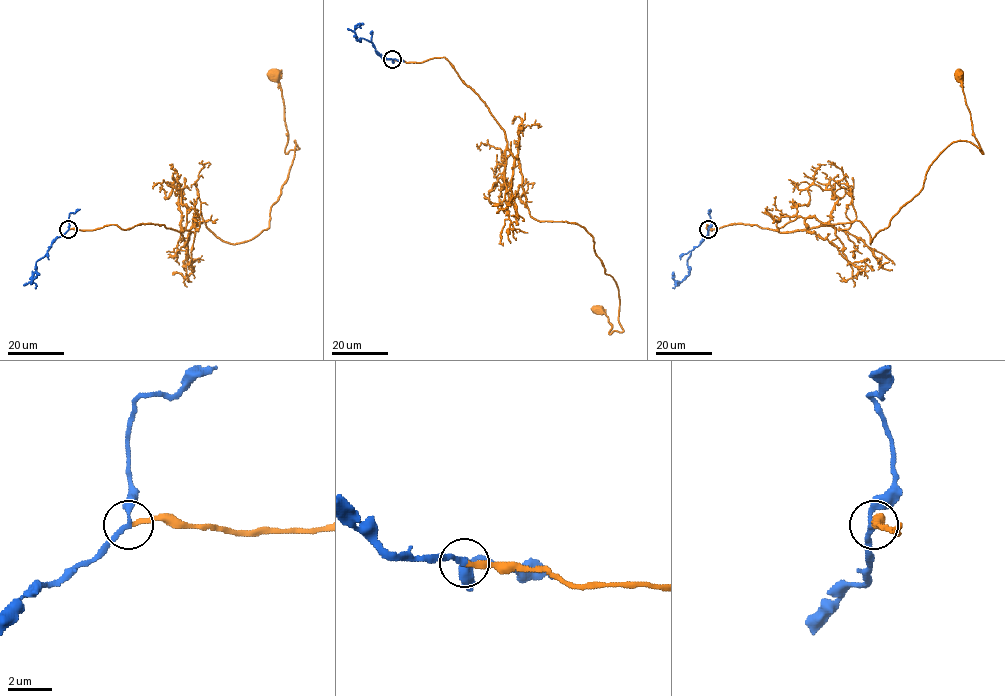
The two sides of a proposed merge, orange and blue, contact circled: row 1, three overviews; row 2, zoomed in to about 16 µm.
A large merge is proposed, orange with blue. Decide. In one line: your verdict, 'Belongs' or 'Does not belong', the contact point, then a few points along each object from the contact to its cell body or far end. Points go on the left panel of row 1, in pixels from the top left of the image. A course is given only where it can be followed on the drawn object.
Belongs. Place: (68, 229). Course of orange: (69, 229), (179, 232), (195, 217), (232, 244), (266, 230), (299, 147), (285, 151), (273, 74). Course of blue: (69, 229), (36, 262), (30, 281), (36, 272)

